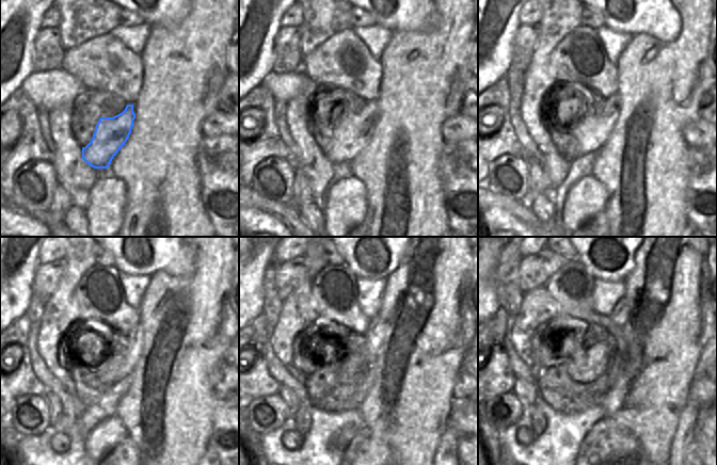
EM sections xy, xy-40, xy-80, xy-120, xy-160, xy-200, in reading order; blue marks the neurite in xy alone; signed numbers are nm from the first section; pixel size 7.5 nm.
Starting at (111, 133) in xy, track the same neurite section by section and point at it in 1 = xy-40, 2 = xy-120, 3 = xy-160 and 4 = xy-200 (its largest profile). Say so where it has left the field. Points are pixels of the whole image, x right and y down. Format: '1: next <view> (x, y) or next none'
1: next xy-40 (351, 133)
2: next xy-120 (112, 367)
3: next xy-160 (369, 347)
4: next xy-200 (620, 313)

